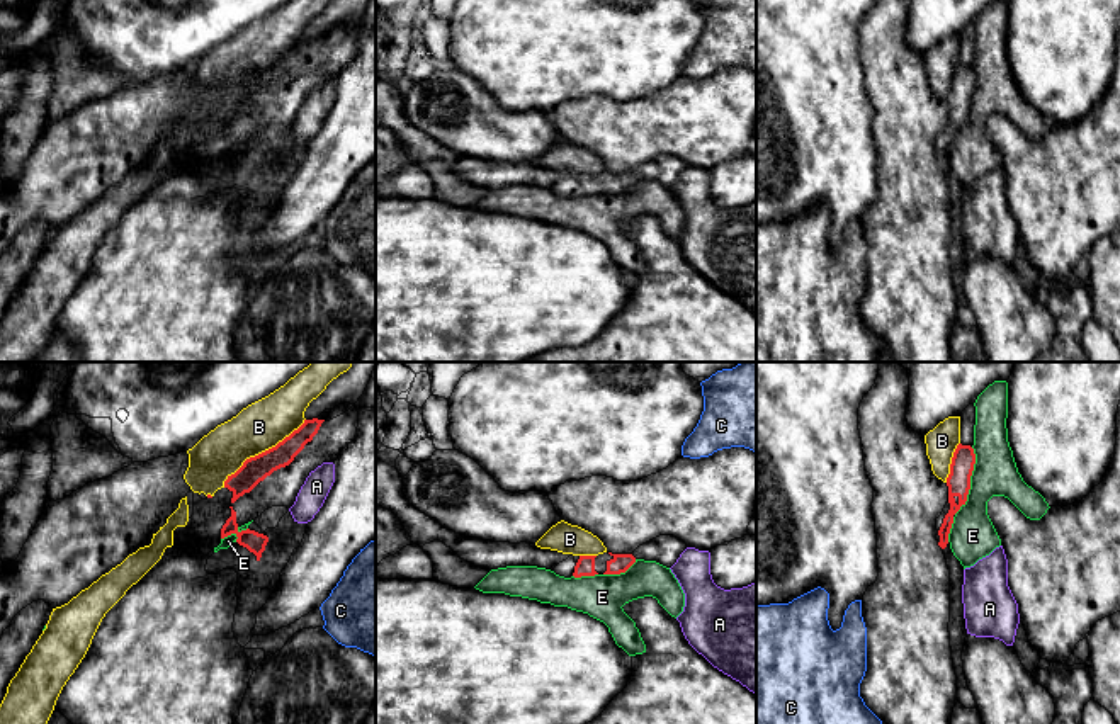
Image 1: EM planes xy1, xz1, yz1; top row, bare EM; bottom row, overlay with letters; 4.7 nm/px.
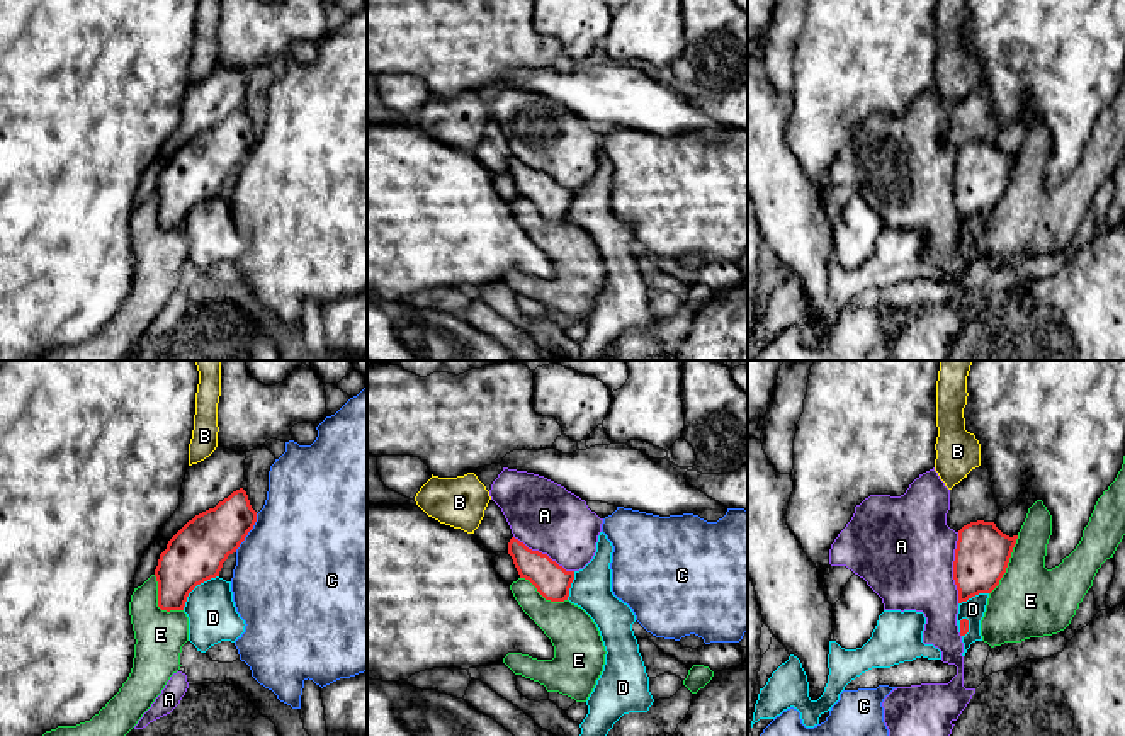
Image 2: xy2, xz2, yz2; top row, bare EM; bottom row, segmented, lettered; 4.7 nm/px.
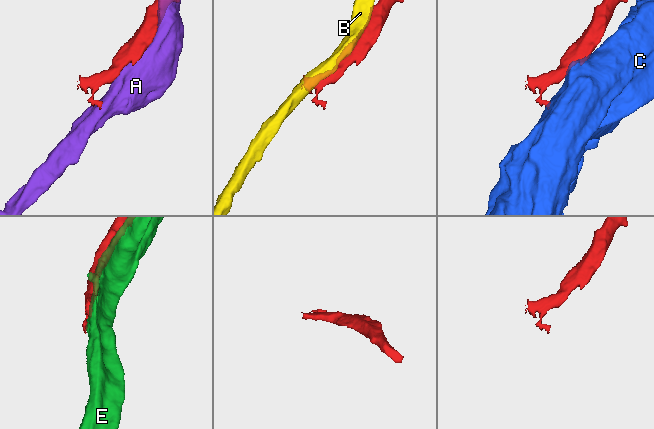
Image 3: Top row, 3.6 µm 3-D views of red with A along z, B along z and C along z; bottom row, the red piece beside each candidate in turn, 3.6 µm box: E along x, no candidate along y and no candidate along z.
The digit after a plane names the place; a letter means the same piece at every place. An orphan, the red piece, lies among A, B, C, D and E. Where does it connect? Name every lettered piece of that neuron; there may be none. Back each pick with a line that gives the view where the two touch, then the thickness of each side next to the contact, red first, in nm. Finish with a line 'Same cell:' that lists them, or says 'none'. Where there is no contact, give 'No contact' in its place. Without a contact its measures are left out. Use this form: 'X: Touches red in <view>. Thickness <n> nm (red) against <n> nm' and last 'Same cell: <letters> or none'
Same cell: none

